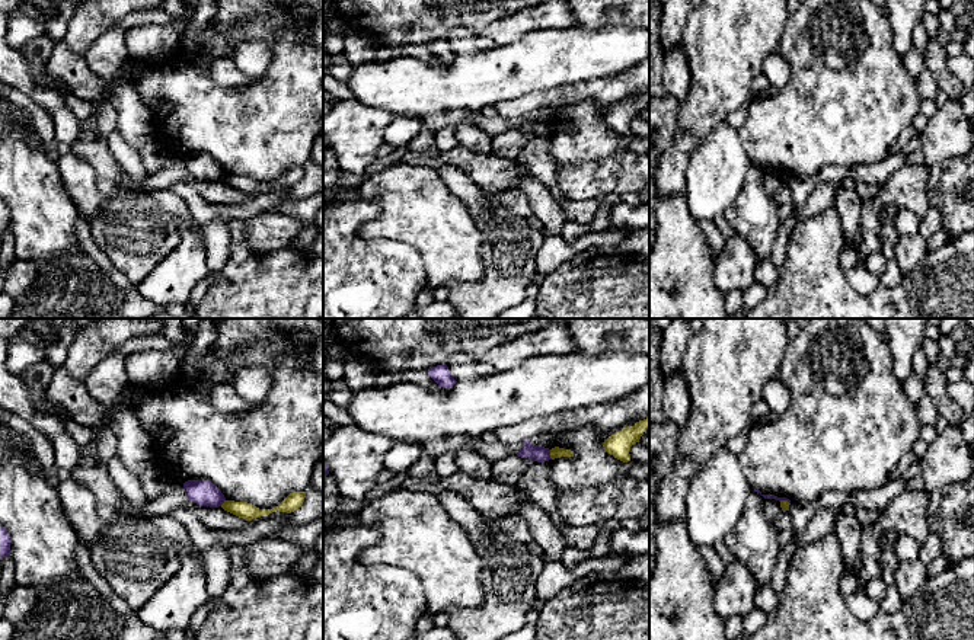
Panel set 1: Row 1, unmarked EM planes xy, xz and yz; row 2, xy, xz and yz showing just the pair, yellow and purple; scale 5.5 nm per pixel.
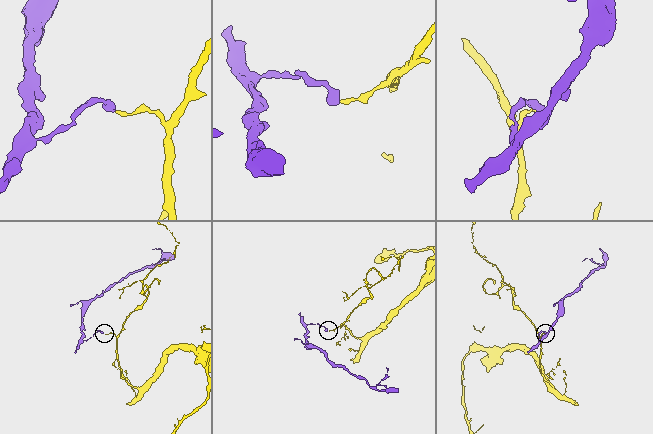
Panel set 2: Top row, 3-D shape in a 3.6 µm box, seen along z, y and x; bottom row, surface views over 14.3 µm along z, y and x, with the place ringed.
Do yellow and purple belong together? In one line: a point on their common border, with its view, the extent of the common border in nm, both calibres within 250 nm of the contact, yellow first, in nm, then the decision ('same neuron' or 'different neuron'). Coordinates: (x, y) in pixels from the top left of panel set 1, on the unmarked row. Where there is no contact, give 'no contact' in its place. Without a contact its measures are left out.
xz (551, 128) | 60 nm | 60/100 nm | different neuron

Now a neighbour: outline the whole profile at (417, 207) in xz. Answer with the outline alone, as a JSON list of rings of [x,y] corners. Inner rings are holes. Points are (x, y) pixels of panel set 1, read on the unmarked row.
[[[397,161],[365,177],[358,188],[358,199],[380,205],[380,217],[361,224],[364,240],[386,239],[412,246],[424,262],[428,287],[446,287],[451,279],[473,282],[483,275],[480,256],[482,231],[466,205],[443,182],[438,170]]]

